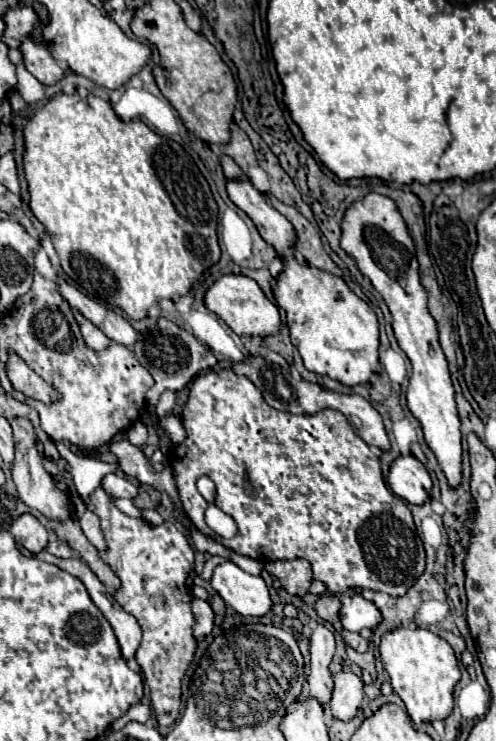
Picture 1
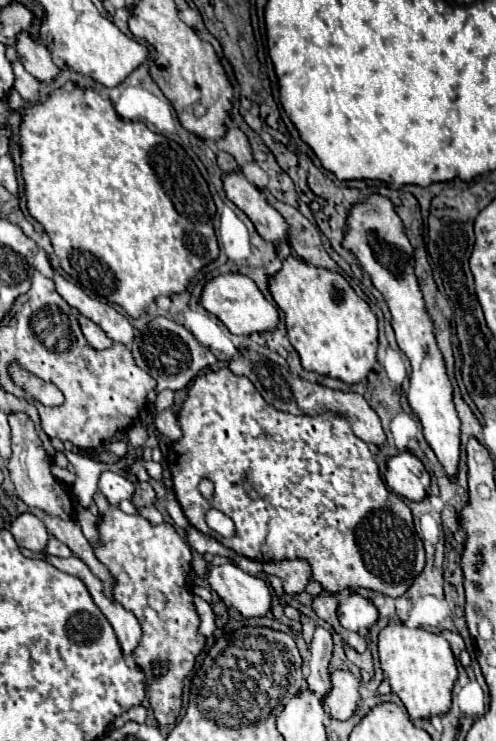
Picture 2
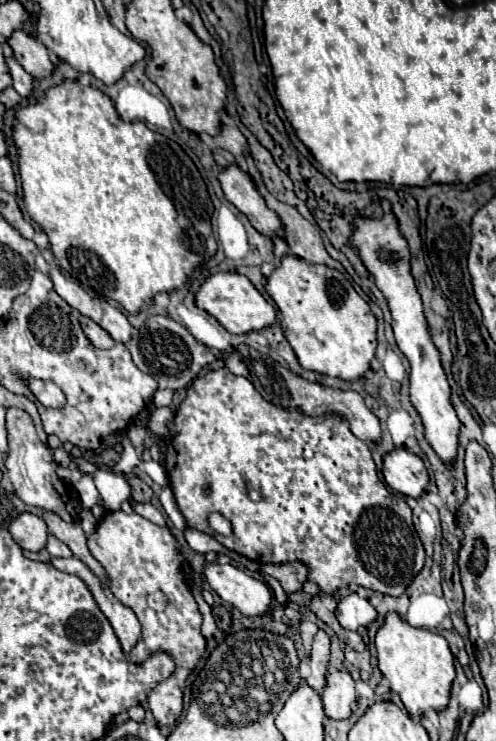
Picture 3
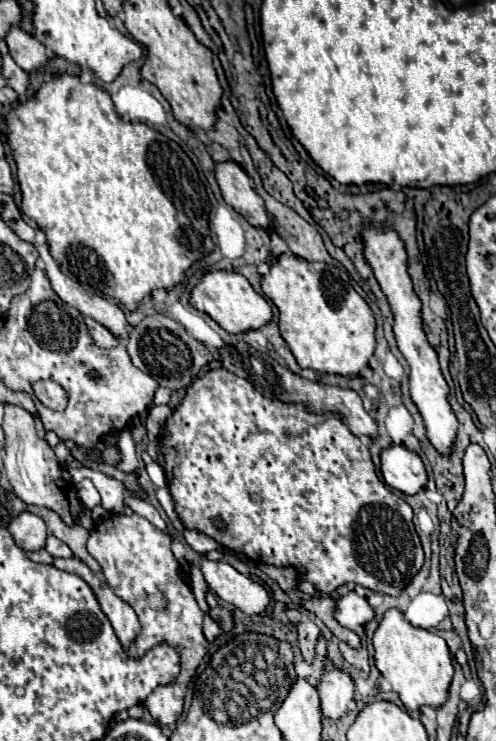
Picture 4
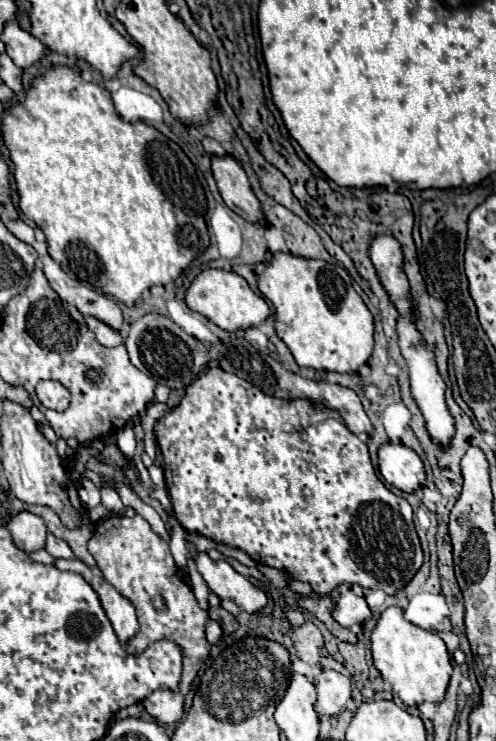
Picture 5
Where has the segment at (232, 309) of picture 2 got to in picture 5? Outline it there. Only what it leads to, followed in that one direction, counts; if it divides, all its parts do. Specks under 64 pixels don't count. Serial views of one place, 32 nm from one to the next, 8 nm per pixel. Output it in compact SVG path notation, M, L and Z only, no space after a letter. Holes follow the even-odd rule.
M222 268L202 270L194 278L194 282L188 286L188 290L184 294L184 302L188 304L190 310L202 314L204 318L214 322L216 326L230 330L230 332L232 330L244 330L248 326L258 326L270 314L270 308L264 302L264 298L256 296L242 276L238 276L232 270L222 270Z

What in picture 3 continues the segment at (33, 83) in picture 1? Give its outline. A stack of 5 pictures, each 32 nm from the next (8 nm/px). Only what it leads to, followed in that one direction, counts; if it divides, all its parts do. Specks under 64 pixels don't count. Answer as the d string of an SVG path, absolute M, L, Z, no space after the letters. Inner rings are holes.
M6 58L6 66L8 72L12 76L12 88L20 94L20 96L28 96L32 90L32 76L28 72L24 72L24 68L14 60L14 58Z

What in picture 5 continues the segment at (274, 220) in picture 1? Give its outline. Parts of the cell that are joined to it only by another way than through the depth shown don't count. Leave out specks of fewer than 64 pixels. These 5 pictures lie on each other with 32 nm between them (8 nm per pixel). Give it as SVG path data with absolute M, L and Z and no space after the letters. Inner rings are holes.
M210 154L210 162L212 162L212 174L224 204L248 222L258 222L258 220L264 222L260 202L254 196L242 166L230 154L224 154L224 156Z

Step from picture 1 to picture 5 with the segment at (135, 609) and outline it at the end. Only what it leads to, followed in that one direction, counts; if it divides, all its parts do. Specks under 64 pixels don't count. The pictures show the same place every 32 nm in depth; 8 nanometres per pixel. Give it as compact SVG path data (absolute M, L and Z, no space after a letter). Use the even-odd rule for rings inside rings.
M110 516L96 524L94 534L88 542L88 550L96 560L102 576L122 594L126 596L138 614L140 630L134 638L126 642L128 654L140 654L148 644L168 638L174 640L184 650L184 680L178 692L152 692L144 698L146 712L164 724L178 724L182 718L184 698L190 690L192 680L200 672L204 660L210 656L210 644L206 640L206 624L210 620L208 612L198 606L198 600L192 588L178 576L176 564L172 560L170 548L164 540L160 540L150 524L140 518L128 516Z

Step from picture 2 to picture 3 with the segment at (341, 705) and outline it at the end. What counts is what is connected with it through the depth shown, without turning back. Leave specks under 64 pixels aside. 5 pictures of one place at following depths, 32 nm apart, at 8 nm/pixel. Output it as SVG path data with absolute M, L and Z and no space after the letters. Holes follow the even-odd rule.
M328 670L326 684L322 688L322 704L324 714L334 720L342 720L350 716L350 706L356 702L356 688L354 680L348 672Z

